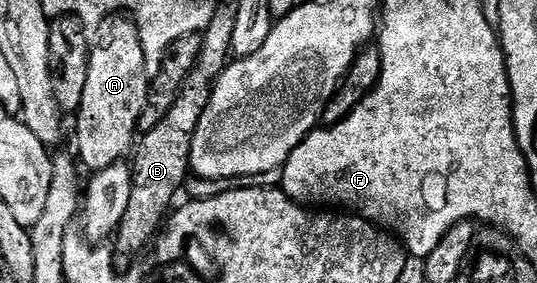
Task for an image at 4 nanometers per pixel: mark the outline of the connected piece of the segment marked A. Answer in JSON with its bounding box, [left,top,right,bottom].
[75,16,151,173]

